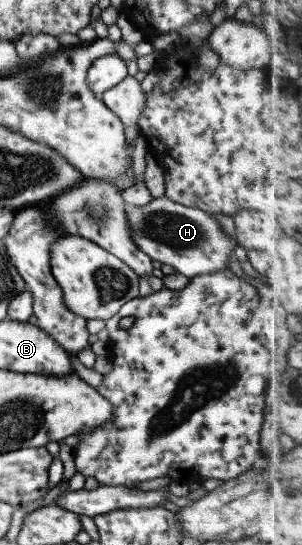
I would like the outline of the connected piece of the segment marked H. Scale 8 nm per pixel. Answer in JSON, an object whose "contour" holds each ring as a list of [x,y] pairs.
{"contour":[[[164,196],[153,198],[143,206],[125,209],[133,243],[152,261],[168,265],[187,278],[201,273],[217,273],[221,269],[234,269],[235,241],[224,235],[216,218],[204,210],[170,201]]]}

